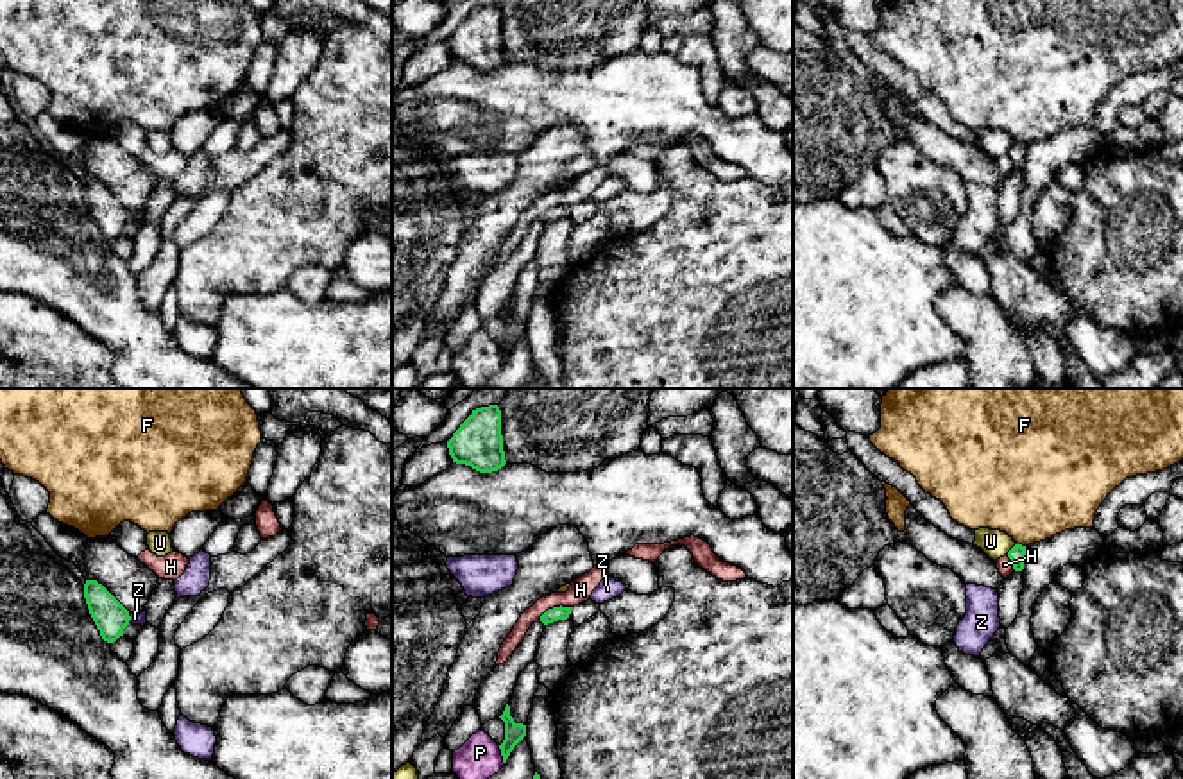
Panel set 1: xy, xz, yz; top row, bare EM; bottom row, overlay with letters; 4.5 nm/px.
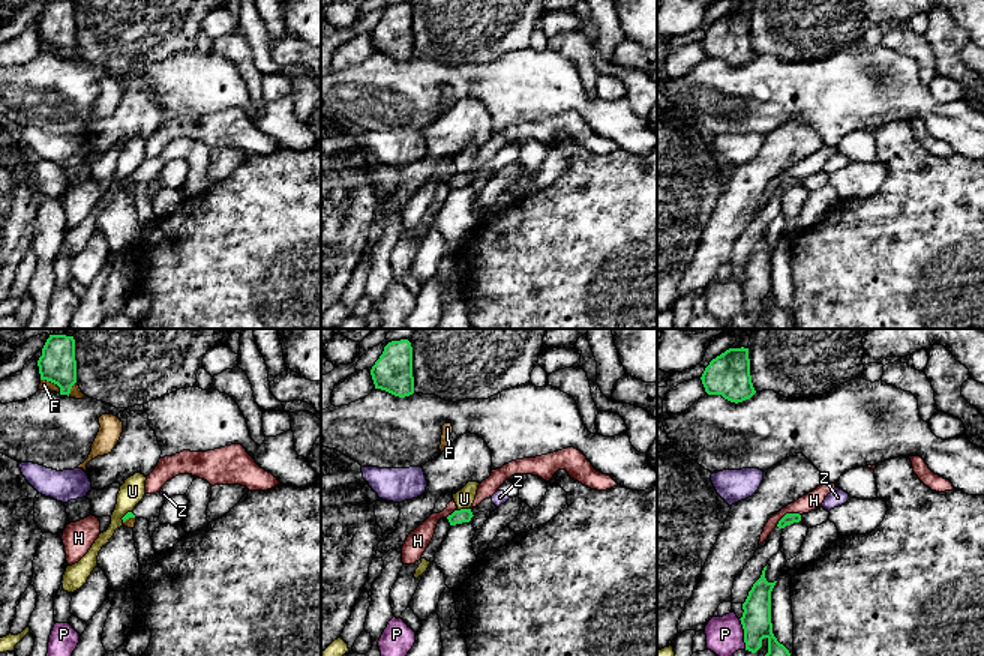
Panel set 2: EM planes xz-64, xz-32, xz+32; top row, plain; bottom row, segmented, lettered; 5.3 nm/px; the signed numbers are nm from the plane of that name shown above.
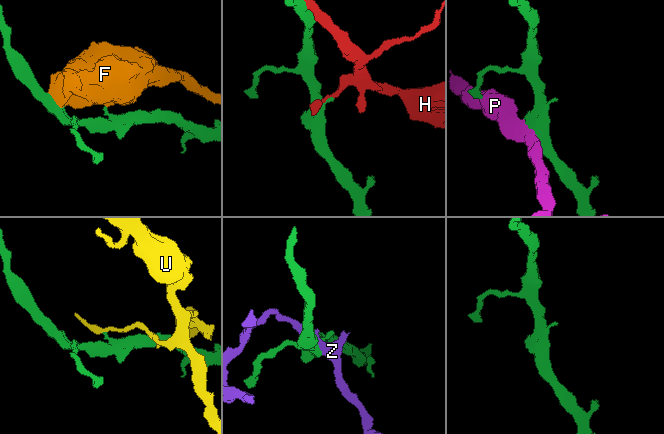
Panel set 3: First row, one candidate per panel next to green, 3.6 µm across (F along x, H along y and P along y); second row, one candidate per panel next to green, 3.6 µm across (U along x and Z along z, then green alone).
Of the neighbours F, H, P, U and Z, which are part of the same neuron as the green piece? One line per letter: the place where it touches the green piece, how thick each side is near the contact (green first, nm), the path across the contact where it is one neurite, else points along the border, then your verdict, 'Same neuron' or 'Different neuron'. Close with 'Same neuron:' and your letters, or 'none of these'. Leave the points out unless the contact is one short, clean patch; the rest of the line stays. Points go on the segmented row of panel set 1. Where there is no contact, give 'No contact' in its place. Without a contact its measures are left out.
F: Touches green at yz (1021, 545). Thickness 80 nm (green) against 440 nm. Different neuron
H: Touches green at xz (553, 607). Thickness 60 nm (green) against 100 nm. Different neuron
P: Touches green at xz (502, 754). Thickness 90 nm (green) against 190 nm. Different neuron
U: Touches green at yz (1012, 548). Thickness 80 nm (green) against 120 nm. Boundary: yz (1017, 543), (1006, 554). Different neuron
Z: Touches green at xy (129, 618). Thickness 150 nm (green) against 50 nm. Boundary: xy (127, 613), (129, 622). Different neuron
Same neuron: none of these

